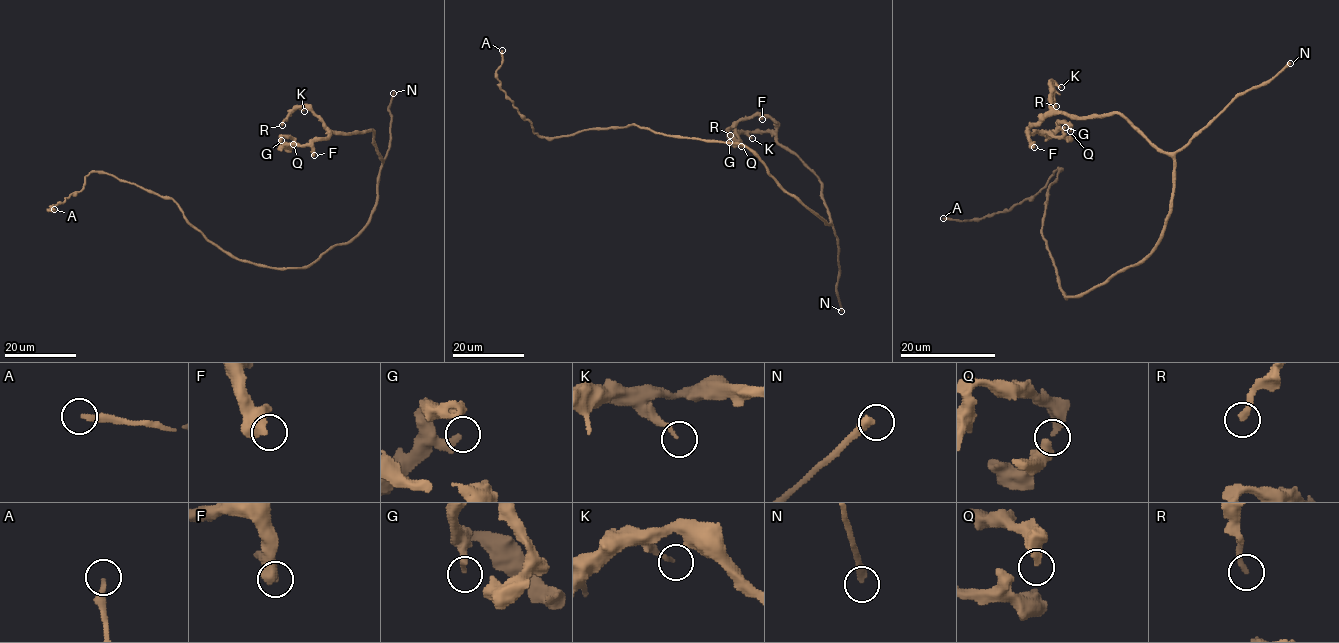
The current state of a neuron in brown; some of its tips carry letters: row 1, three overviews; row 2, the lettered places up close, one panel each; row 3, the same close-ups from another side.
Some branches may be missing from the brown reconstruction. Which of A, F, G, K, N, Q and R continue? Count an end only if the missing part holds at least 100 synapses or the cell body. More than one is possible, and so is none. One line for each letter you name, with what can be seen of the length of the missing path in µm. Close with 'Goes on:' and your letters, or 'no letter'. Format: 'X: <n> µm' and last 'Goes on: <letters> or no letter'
N: 150 µm
Goes on: N

